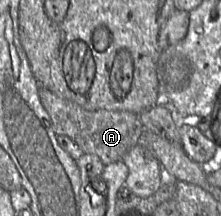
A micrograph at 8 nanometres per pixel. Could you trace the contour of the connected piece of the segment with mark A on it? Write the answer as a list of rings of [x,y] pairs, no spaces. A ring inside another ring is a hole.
[[[39,88],[40,101],[50,116],[57,135],[71,138],[84,154],[97,156],[104,165],[120,161],[137,144],[143,142],[143,124],[139,115],[129,111],[86,110],[79,104]]]

